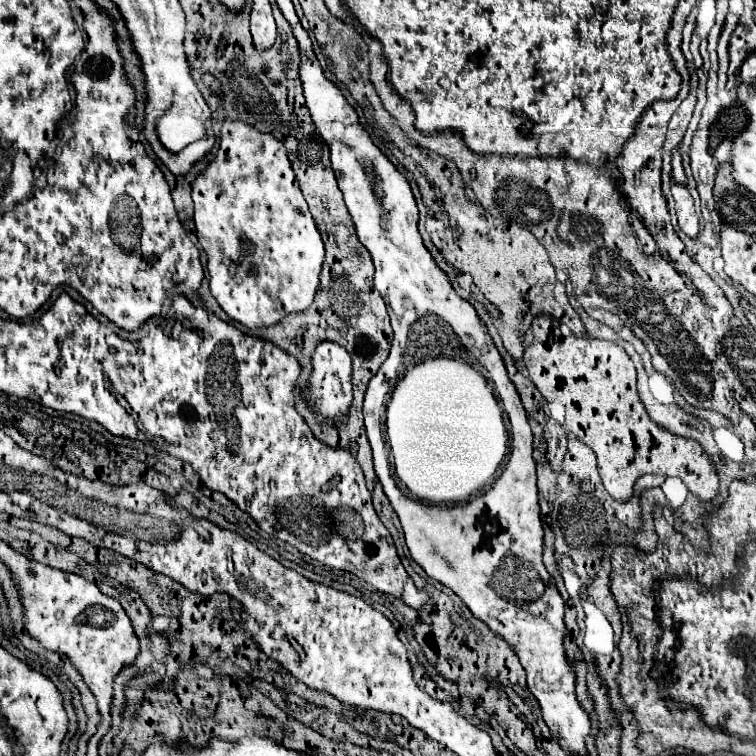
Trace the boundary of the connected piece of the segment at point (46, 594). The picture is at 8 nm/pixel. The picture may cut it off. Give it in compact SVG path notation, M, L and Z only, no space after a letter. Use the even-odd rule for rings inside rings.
M6 545L6 567L20 593L24 629L48 651L66 655L66 659L82 675L84 683L96 697L102 721L98 733L104 735L110 729L110 701L112 701L112 679L138 655L138 639L132 623L124 613L122 605L100 593L100 589L82 579L80 575L52 569L48 565L30 561L22 553Z

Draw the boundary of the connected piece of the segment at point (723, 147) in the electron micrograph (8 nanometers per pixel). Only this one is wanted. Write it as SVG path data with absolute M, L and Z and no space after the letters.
M726 139L720 143L720 147L714 151L714 157L718 159L718 163L724 163L732 157L732 139Z

